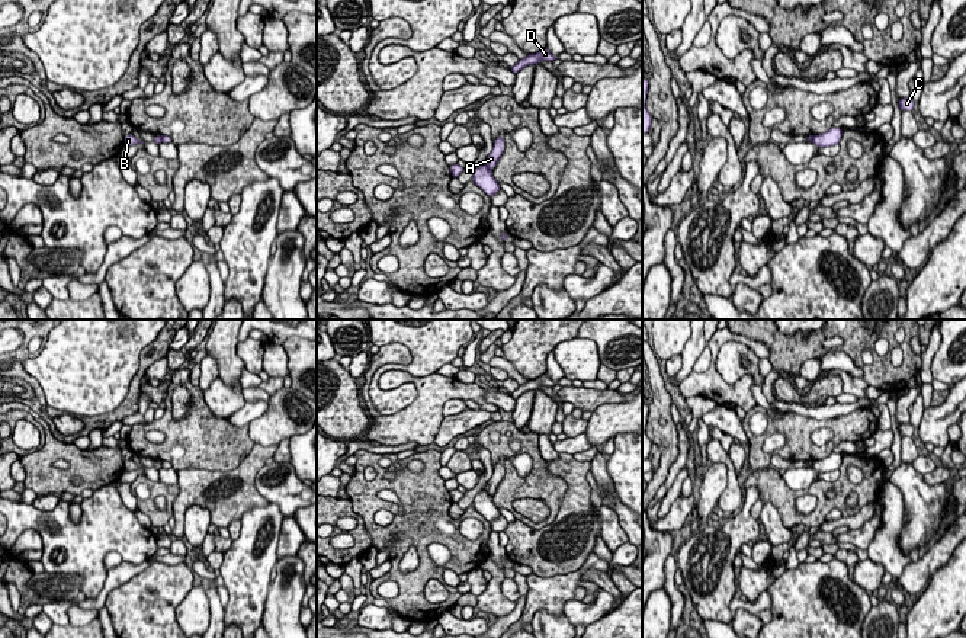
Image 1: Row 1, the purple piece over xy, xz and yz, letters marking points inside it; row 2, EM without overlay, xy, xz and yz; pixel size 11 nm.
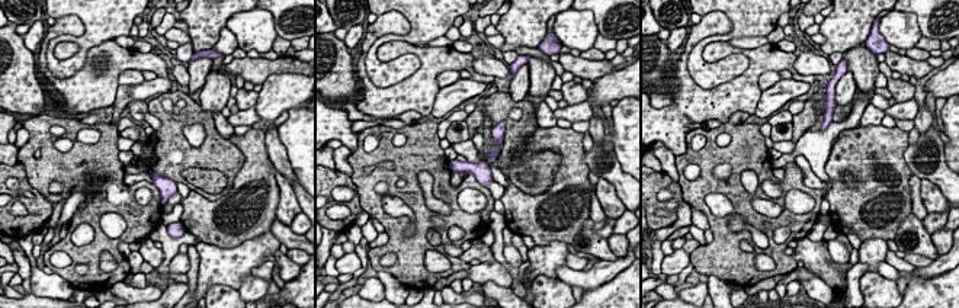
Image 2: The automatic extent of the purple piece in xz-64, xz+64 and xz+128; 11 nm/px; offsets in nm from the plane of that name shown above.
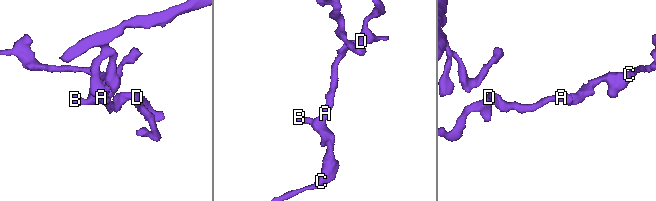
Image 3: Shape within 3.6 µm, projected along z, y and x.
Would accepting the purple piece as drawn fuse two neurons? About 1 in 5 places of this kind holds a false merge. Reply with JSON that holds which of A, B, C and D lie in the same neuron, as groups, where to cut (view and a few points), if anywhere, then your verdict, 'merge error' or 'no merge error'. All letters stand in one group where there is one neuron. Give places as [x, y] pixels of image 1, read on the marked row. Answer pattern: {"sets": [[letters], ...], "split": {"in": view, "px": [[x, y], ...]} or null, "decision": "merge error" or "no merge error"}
{"sets": [["A", "D"], ["B", "C"]], "split": {"in": "xz", "px": [[484, 163], [491, 169]]}, "decision": "merge error"}

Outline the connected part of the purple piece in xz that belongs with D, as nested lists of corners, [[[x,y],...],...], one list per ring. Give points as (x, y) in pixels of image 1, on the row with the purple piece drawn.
[[[542,49],[537,54],[529,54],[526,58],[519,60],[519,62],[514,67],[510,67],[510,70],[517,74],[521,68],[532,65],[532,64],[540,64],[542,60],[553,61],[558,57],[552,55],[548,49]]]

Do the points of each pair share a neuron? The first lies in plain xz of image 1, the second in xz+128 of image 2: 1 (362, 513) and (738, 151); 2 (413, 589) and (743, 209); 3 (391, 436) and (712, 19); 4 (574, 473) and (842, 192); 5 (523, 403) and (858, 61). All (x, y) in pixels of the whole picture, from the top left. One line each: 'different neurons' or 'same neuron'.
1: same neuron
2: same neuron
3: same neuron
4: same neuron
5: different neurons

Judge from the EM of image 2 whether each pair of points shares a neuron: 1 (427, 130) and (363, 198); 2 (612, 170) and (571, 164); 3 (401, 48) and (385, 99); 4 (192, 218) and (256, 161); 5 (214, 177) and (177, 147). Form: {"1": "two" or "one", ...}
{"1": "one", "2": "two", "3": "one", "4": "one", "5": "one"}

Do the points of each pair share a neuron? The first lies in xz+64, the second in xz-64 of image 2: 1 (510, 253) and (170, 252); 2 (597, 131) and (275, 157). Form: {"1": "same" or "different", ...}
{"1": "different", "2": "same"}

